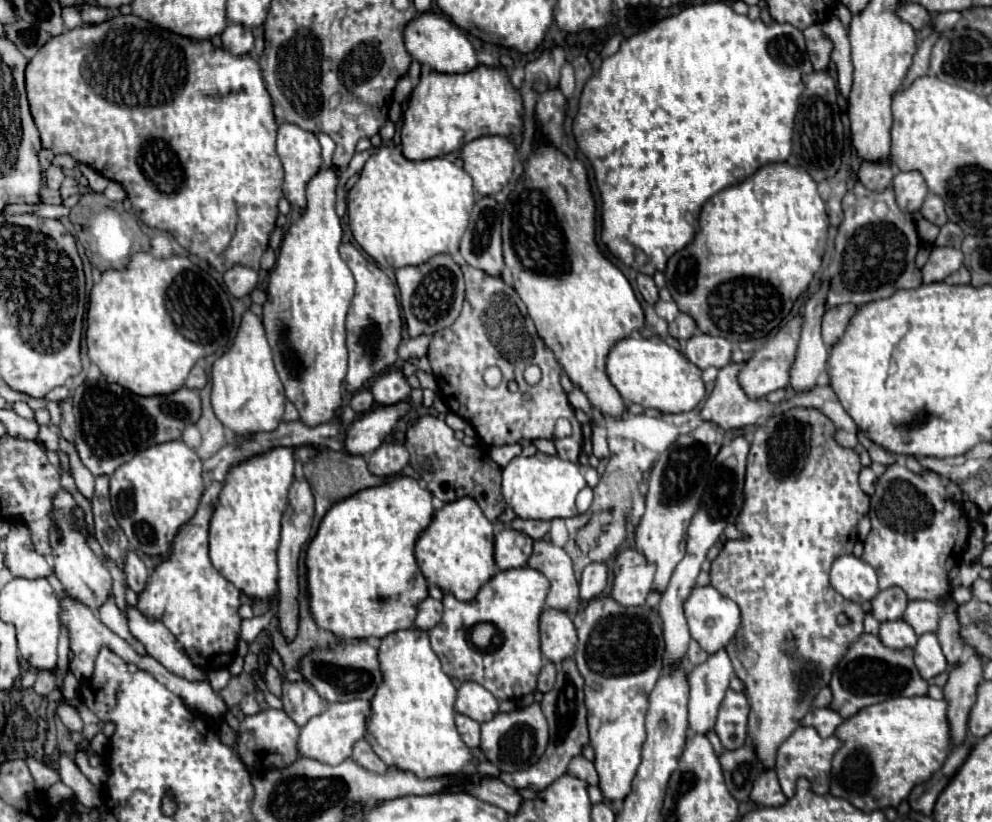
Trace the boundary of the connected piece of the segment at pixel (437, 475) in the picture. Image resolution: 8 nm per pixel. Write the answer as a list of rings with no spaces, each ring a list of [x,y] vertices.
[[[421,415],[409,429],[405,447],[411,455],[411,467],[421,475],[427,483],[427,489],[443,503],[455,501],[459,497],[473,497],[485,517],[491,523],[511,523],[515,519],[513,509],[503,503],[501,497],[501,467],[493,461],[491,465],[483,465],[483,451],[477,447],[467,447],[459,439],[455,439],[455,431],[435,415]]]

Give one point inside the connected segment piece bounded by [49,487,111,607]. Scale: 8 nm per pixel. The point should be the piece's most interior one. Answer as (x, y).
(81, 572)

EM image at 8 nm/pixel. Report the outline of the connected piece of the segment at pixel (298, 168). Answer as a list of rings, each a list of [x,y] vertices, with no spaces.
[[[283,123],[277,135],[277,153],[285,169],[283,195],[291,205],[303,209],[305,205],[305,183],[321,167],[321,147],[313,133]]]

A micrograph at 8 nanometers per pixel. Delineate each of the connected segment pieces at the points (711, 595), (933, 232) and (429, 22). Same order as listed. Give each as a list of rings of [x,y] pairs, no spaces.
[[[711,585],[693,587],[693,591],[691,591],[691,595],[685,599],[683,607],[685,607],[685,617],[687,617],[687,623],[689,623],[691,637],[693,637],[707,653],[715,653],[717,649],[723,649],[723,647],[733,639],[733,635],[735,635],[737,629],[739,629],[739,621],[741,621],[739,607],[737,607],[729,597],[725,597],[725,595],[721,595],[717,589],[713,589]]]
[[[919,219],[919,221],[917,221],[917,233],[919,233],[921,241],[925,241],[925,243],[933,243],[933,241],[937,239],[939,227],[937,227],[937,225],[931,225],[929,221]]]
[[[419,13],[415,19],[411,19],[403,29],[405,47],[411,53],[411,57],[431,69],[439,69],[441,73],[463,73],[463,69],[471,69],[471,65],[477,65],[477,57],[473,51],[473,45],[465,37],[465,33],[455,27],[449,19],[437,13]]]

